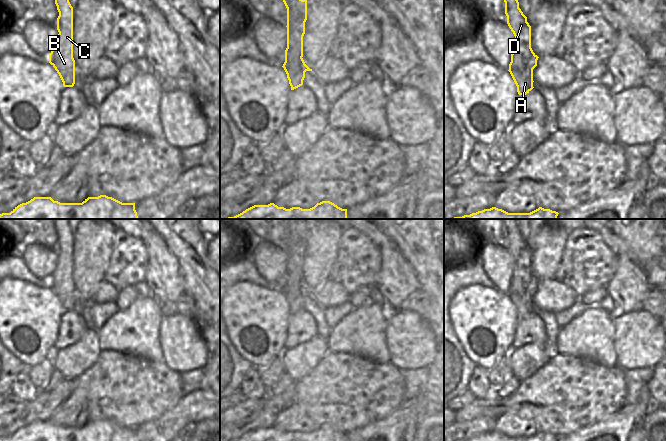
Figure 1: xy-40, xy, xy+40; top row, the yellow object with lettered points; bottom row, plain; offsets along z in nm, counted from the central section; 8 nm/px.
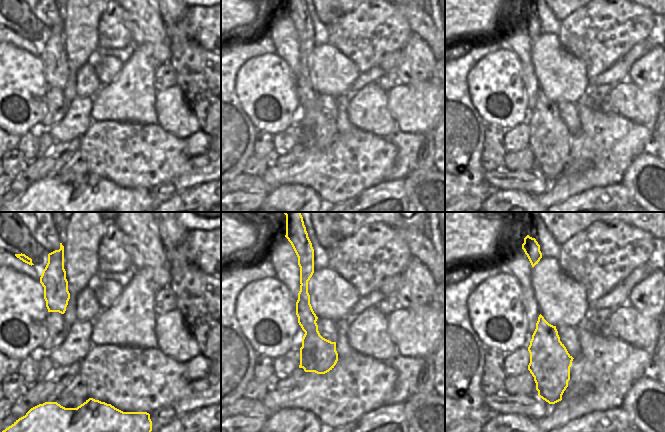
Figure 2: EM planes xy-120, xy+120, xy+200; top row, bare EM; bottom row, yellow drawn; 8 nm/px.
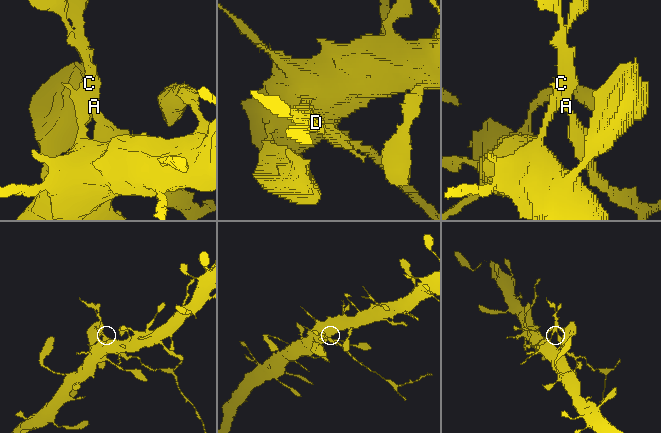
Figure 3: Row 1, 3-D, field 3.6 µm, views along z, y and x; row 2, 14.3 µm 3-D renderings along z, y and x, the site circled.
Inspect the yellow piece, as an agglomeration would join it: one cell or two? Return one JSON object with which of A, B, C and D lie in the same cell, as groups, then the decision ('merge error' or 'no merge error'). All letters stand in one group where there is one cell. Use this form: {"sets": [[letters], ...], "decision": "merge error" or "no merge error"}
{"sets": [["A", "B", "C"], ["D"]], "decision": "merge error"}

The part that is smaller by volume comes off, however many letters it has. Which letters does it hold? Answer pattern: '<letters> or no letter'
D

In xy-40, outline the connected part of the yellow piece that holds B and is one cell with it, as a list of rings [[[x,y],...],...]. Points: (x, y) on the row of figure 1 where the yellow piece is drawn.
[[[55,0],[59,16],[57,18],[57,42],[49,54],[49,63],[59,74],[64,87],[73,87],[75,84],[75,60],[73,58],[73,7],[69,0]]]

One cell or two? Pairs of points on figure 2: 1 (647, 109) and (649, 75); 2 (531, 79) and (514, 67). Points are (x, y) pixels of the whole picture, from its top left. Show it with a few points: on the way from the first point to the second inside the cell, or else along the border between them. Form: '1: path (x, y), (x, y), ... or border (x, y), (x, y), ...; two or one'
1: border (628, 79), (645, 91), (654, 94); two
2: border (511, 51), (521, 65), (521, 80), (527, 95); two

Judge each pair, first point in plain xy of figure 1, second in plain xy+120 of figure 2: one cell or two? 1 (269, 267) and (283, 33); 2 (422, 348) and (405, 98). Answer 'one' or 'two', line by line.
1: one
2: one

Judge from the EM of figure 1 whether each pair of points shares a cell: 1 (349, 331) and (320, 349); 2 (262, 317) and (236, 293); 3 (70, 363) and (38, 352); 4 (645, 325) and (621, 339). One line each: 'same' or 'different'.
1: different
2: same
3: different
4: same

